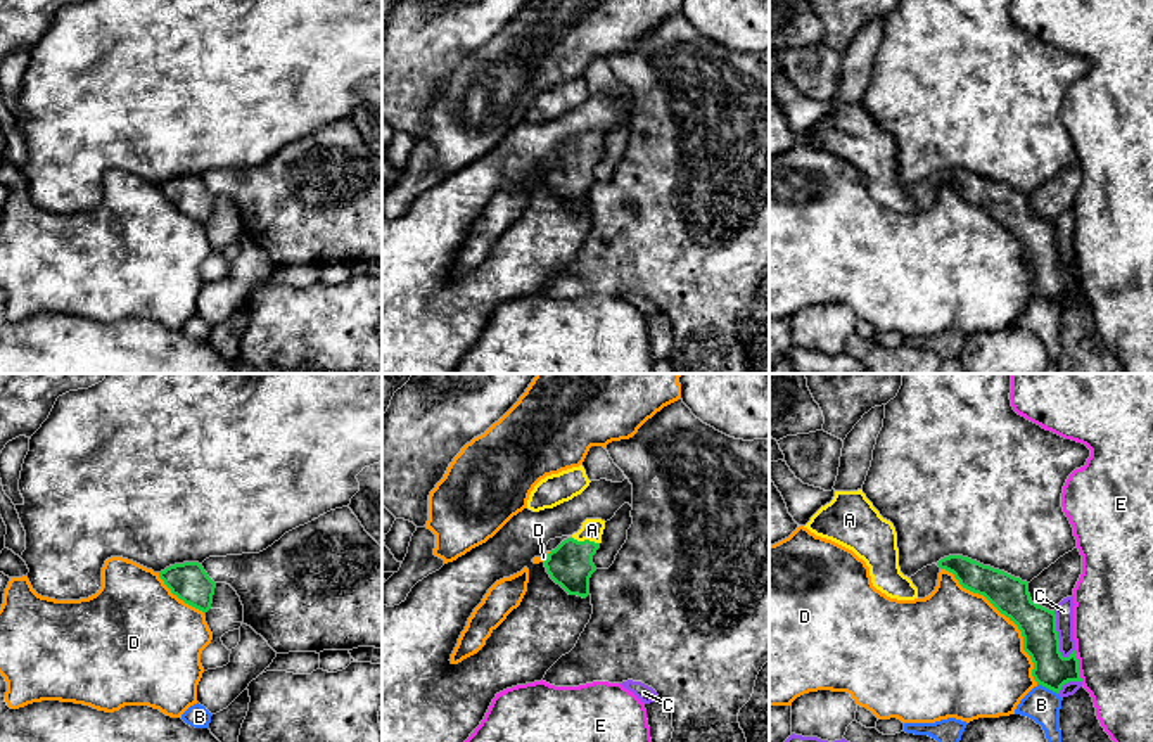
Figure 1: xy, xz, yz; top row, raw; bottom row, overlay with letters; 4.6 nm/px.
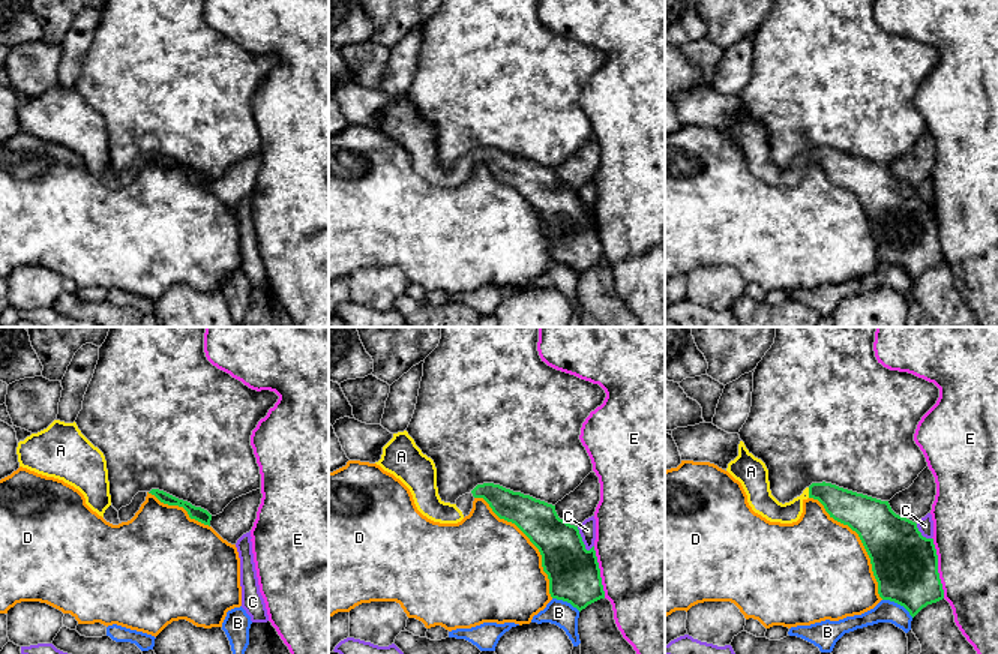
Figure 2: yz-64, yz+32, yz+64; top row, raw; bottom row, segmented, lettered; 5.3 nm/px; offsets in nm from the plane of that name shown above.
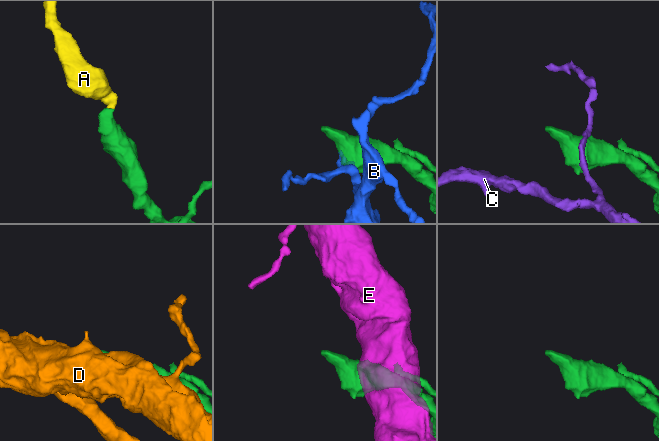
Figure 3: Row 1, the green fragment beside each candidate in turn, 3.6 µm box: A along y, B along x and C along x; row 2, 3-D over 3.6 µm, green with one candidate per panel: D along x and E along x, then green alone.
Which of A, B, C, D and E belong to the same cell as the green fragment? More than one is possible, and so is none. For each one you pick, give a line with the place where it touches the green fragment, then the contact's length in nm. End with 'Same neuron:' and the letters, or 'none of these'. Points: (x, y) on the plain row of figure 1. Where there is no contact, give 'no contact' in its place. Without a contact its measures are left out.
A: meets green in xz at (586, 153); contact 130 nm long
Same neuron: A

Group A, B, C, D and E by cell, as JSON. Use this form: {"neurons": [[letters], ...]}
{"neurons": [["A"], ["B"], ["C"], ["D"], ["E"]]}

